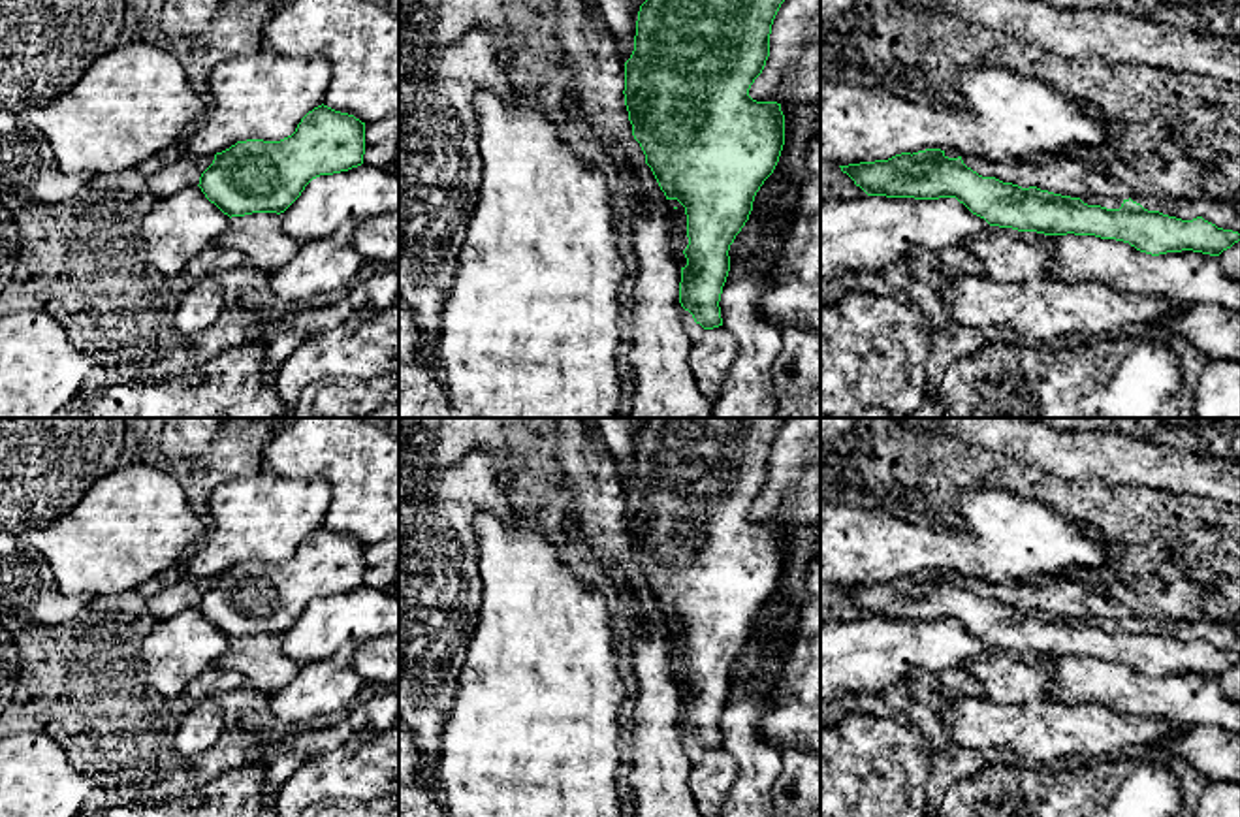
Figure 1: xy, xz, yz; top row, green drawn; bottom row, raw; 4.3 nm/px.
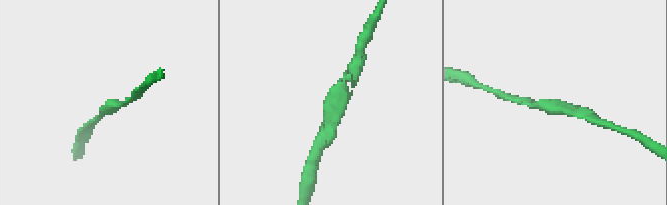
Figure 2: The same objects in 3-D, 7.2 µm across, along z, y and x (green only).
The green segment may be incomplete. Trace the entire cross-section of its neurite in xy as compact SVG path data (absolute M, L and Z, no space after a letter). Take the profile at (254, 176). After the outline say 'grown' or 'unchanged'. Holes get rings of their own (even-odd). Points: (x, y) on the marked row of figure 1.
M318 105L280 141L246 139L216 152L199 188L224 215L284 213L320 177L363 164L365 122Z | unchanged

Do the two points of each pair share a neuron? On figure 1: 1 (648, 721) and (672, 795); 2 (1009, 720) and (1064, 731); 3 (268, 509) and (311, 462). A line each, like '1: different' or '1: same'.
1: same
2: same
3: different

